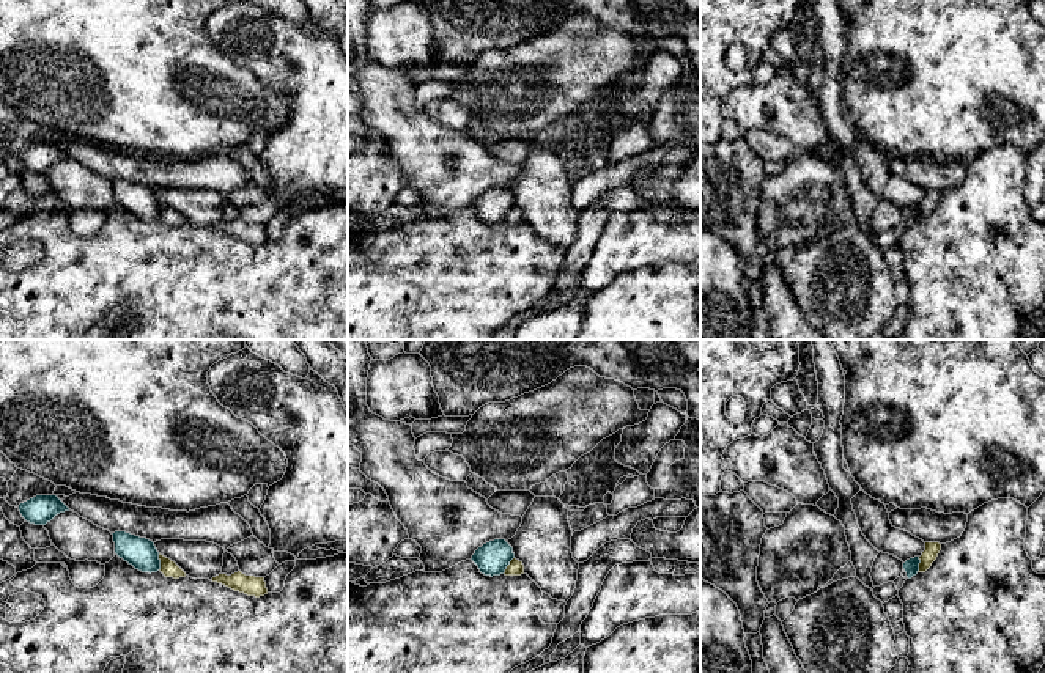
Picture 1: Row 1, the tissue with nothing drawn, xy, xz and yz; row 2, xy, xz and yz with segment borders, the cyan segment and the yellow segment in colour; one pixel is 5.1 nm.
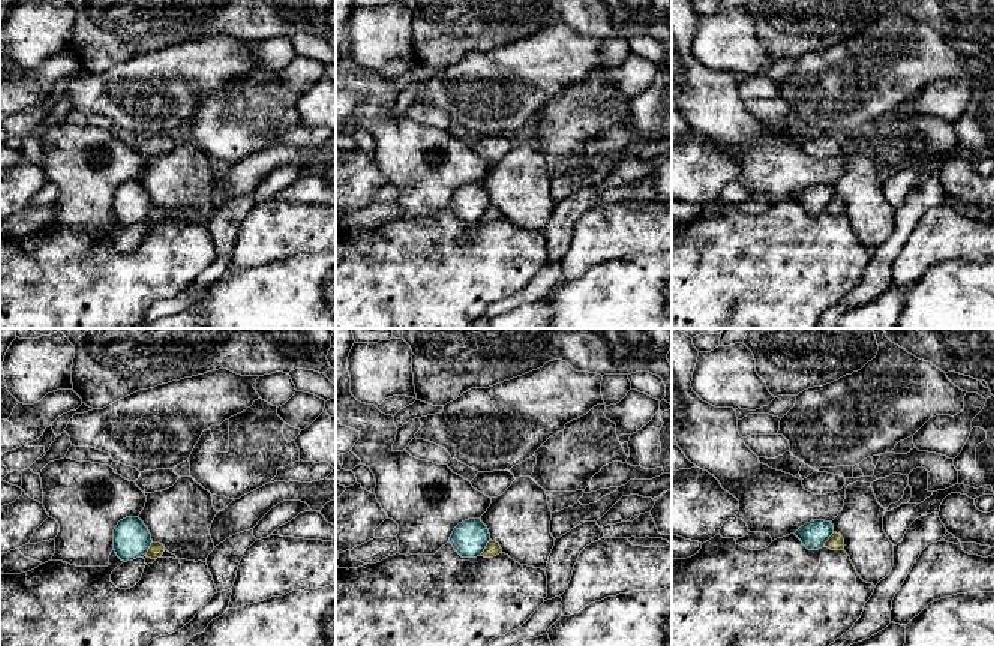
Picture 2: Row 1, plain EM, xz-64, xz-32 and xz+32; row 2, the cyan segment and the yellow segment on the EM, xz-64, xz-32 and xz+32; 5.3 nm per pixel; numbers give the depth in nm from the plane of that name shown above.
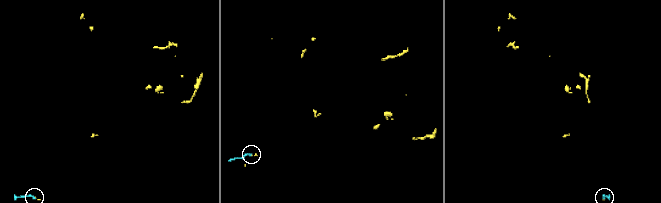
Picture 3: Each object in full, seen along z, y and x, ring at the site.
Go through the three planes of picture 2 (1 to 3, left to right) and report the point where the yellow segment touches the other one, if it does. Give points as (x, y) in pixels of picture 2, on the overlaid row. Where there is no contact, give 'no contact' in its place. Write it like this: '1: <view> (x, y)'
1: xz-64 (149, 547)
2: xz-32 (485, 547)
3: xz+32 (828, 538)

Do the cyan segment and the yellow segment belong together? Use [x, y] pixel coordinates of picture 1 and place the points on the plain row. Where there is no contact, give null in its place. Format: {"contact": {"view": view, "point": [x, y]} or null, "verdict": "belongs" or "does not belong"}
{"contact": {"view": "xy", "point": [159, 209]}, "verdict": "does not belong"}

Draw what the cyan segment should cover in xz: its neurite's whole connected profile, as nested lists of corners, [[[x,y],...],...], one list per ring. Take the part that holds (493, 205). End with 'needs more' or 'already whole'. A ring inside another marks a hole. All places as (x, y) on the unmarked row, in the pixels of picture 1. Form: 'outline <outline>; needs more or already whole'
outline [[[494,187],[475,198],[472,209],[485,223],[500,223],[515,206],[513,195],[505,187]]]; already whole

